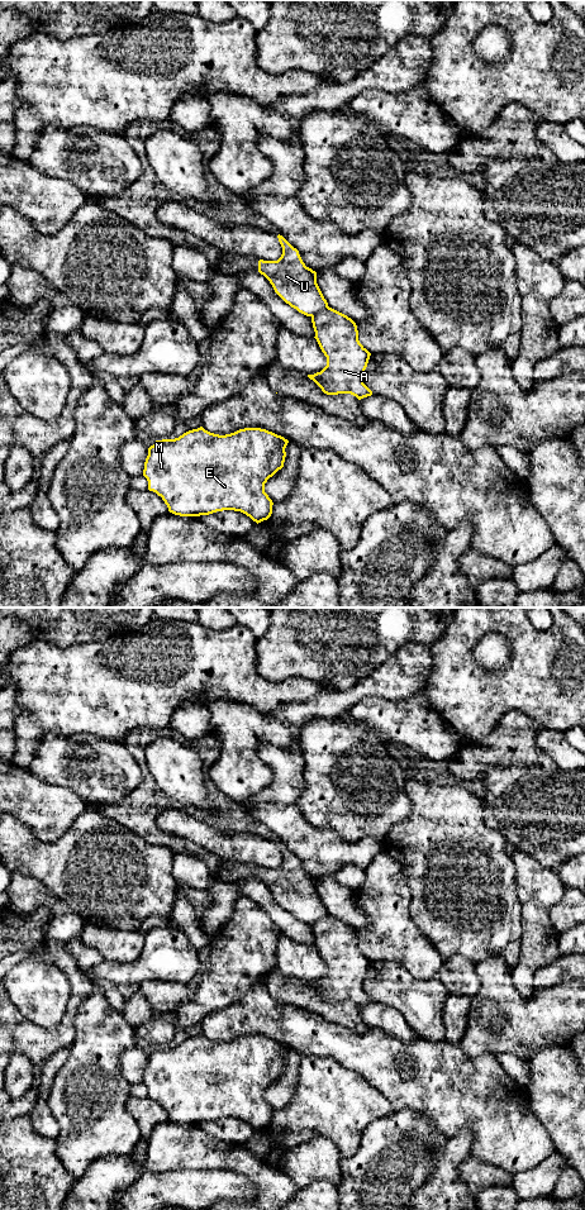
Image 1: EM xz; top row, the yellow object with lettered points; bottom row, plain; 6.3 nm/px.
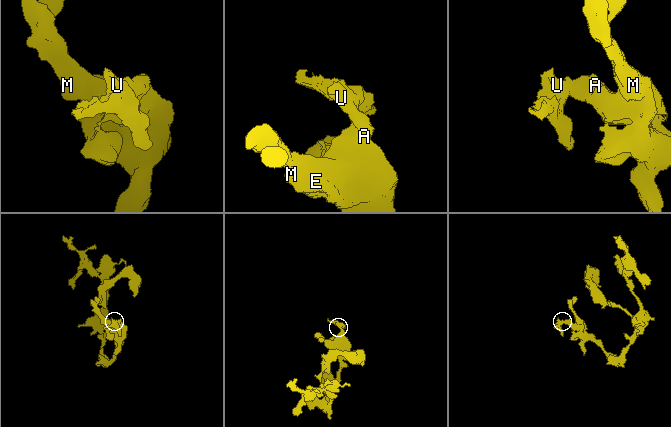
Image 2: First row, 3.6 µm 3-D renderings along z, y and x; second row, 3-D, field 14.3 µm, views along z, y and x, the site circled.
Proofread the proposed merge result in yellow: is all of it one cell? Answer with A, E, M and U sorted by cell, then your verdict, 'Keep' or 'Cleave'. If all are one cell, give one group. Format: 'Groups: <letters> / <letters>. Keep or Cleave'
Groups: A E M / U. Cleave

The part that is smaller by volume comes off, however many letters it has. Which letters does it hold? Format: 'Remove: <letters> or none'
Remove: U

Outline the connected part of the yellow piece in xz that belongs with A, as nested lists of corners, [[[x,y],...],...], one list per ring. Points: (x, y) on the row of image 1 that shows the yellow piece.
[[[332,308],[314,314],[311,323],[327,366],[308,377],[327,395],[371,396],[362,380],[371,353],[360,343],[356,323]]]

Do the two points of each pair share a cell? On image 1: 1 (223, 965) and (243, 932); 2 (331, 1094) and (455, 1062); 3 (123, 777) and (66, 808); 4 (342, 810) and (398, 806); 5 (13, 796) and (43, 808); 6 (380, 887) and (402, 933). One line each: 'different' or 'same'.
1: same
2: different
3: different
4: same
5: same
6: same

